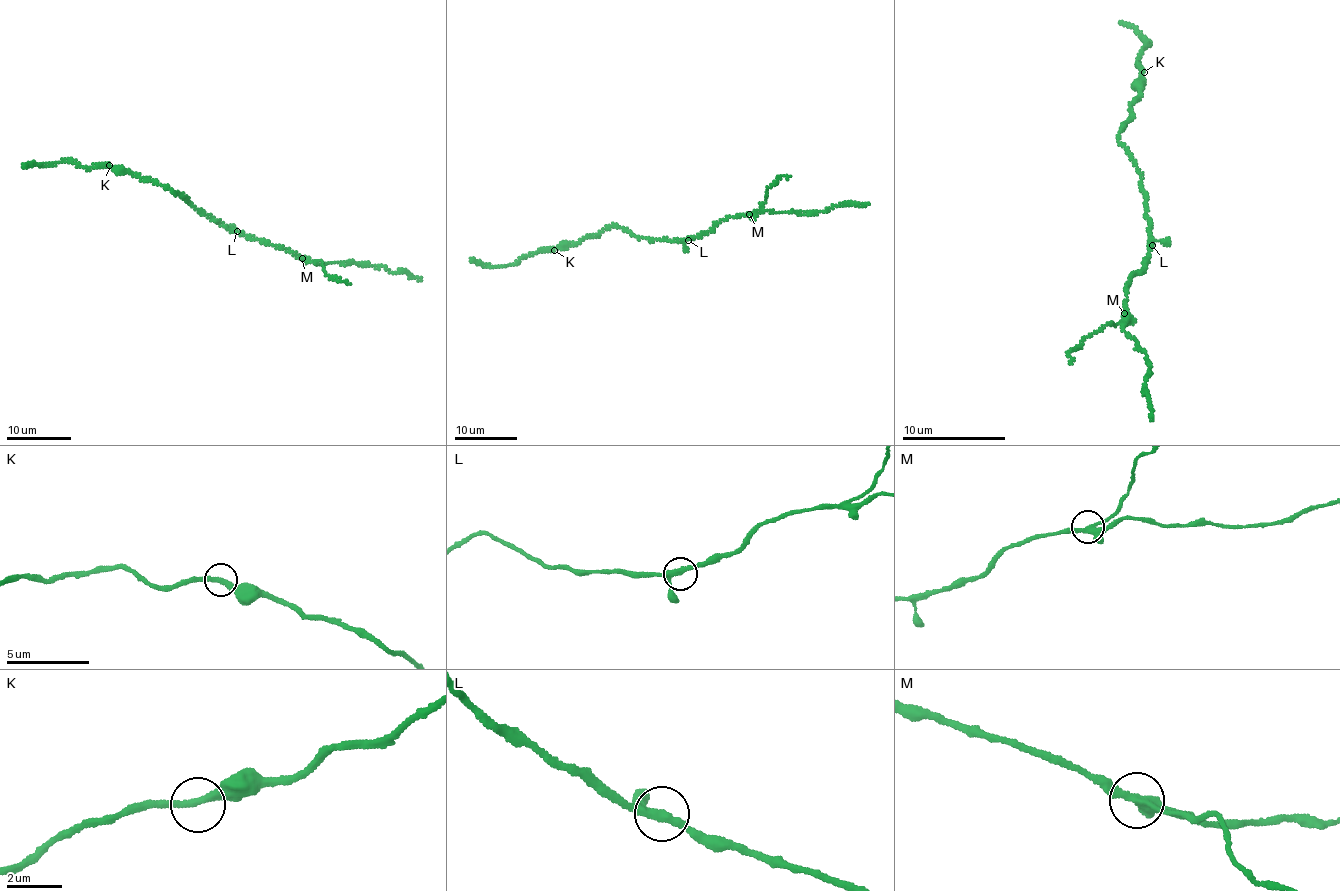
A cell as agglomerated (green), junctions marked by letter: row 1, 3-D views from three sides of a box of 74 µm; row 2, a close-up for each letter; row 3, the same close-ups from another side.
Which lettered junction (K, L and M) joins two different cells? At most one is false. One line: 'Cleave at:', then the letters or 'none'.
Cleave at: M

